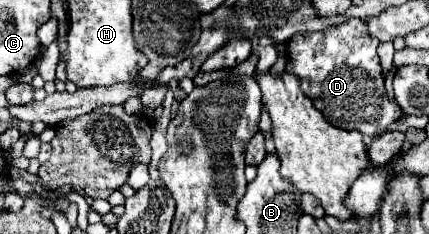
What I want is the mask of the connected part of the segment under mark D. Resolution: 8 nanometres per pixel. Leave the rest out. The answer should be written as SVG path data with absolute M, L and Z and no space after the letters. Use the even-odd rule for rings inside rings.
M359 19L317 33L297 33L287 43L287 71L299 77L301 91L333 127L357 129L365 137L379 137L403 117L403 111L385 97L377 45L379 41L365 33L365 25Z

